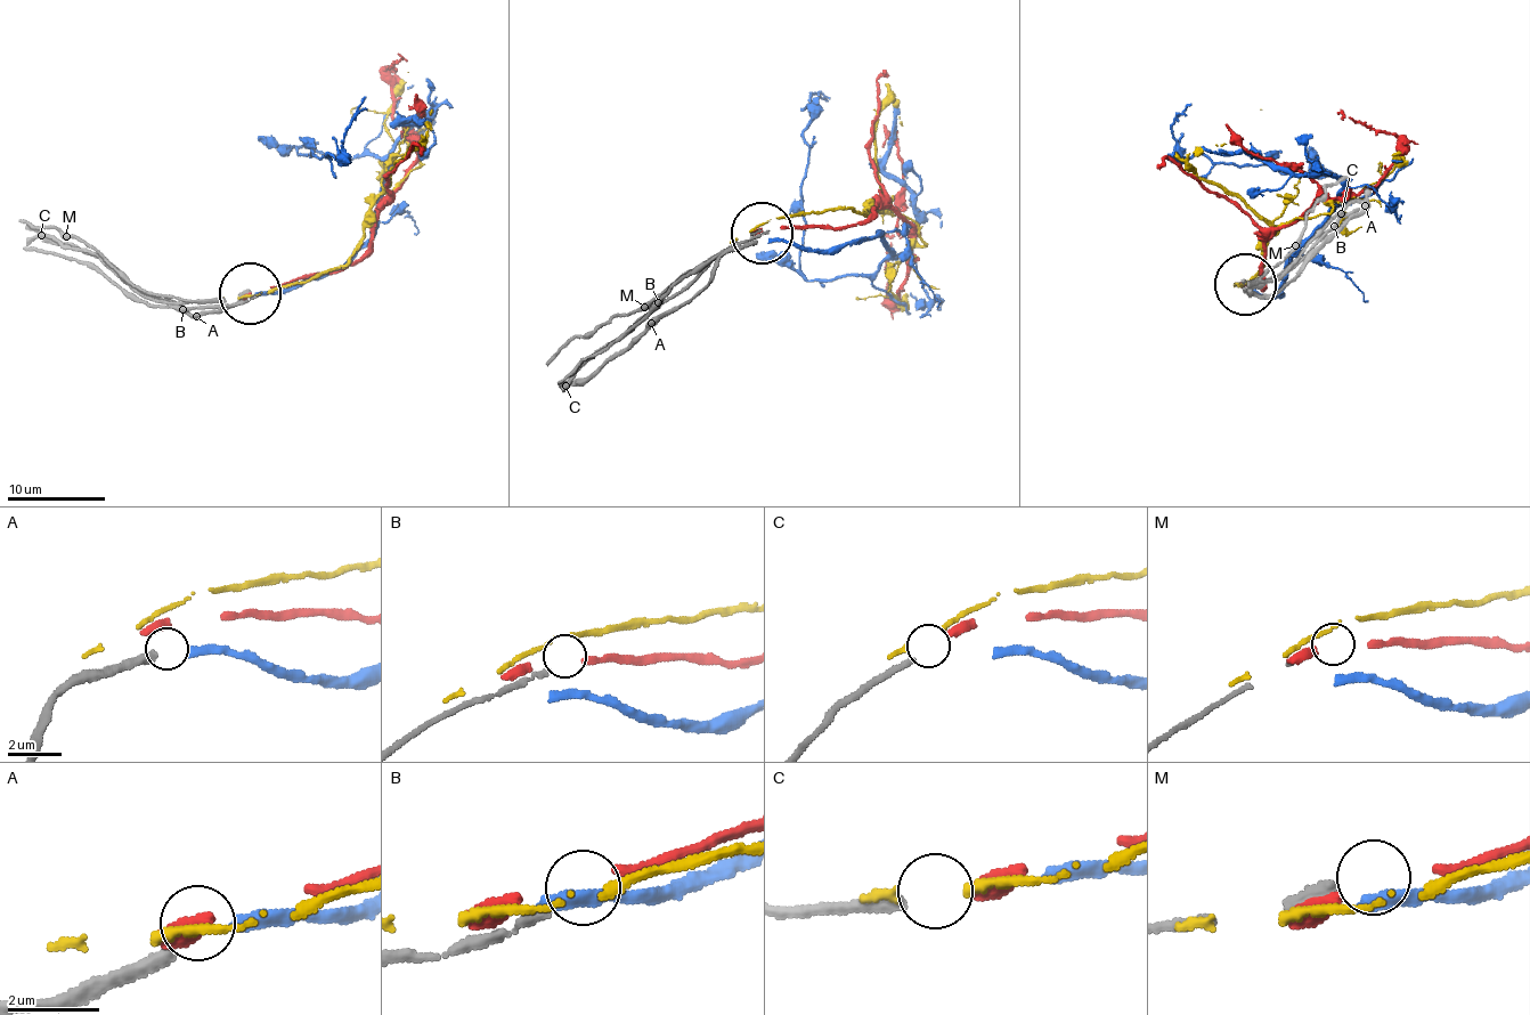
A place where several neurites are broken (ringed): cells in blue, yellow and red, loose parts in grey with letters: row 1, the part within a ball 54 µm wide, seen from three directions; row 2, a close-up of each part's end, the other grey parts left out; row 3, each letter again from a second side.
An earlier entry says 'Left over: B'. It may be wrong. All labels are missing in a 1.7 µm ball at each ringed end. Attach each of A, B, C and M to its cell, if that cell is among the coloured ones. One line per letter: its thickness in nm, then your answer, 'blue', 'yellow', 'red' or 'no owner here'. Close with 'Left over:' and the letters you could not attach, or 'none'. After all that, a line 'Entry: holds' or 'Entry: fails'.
A: 360 nm thick; blue
B: 180 nm thick; no owner here
C: 240 nm thick; red
M: 200 nm thick; no owner here
Left over: B, M
Entry: fails

